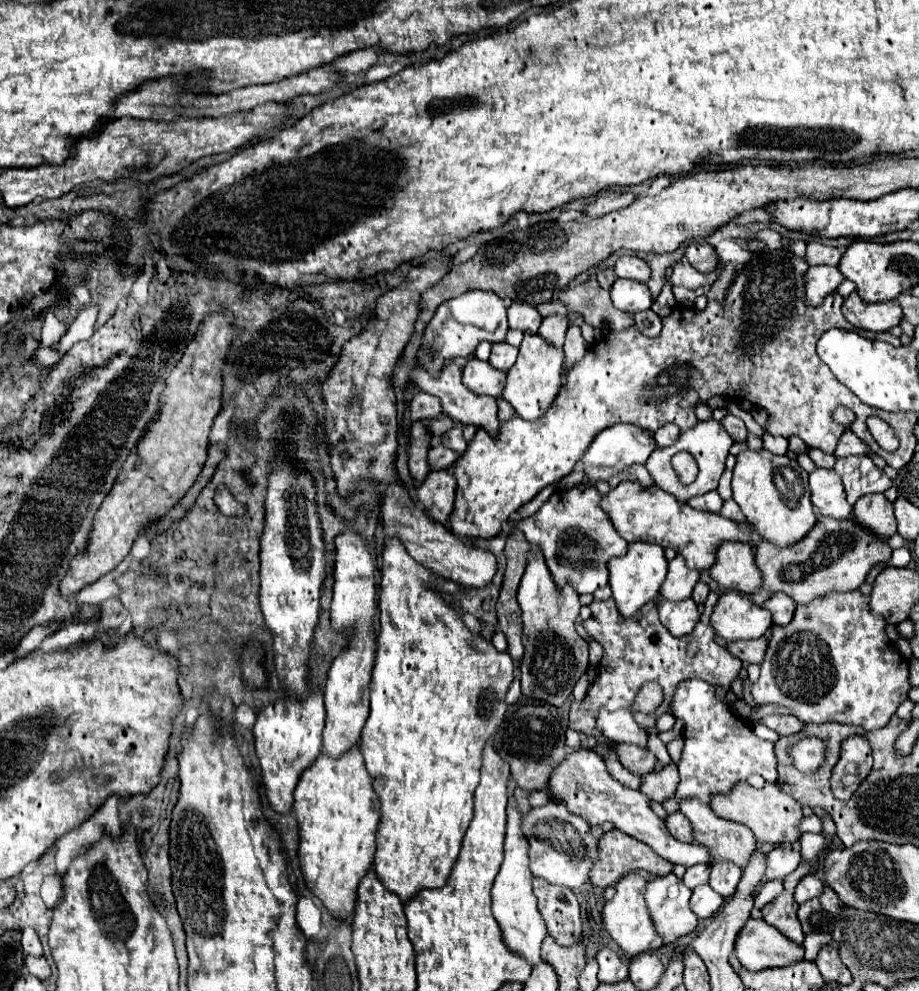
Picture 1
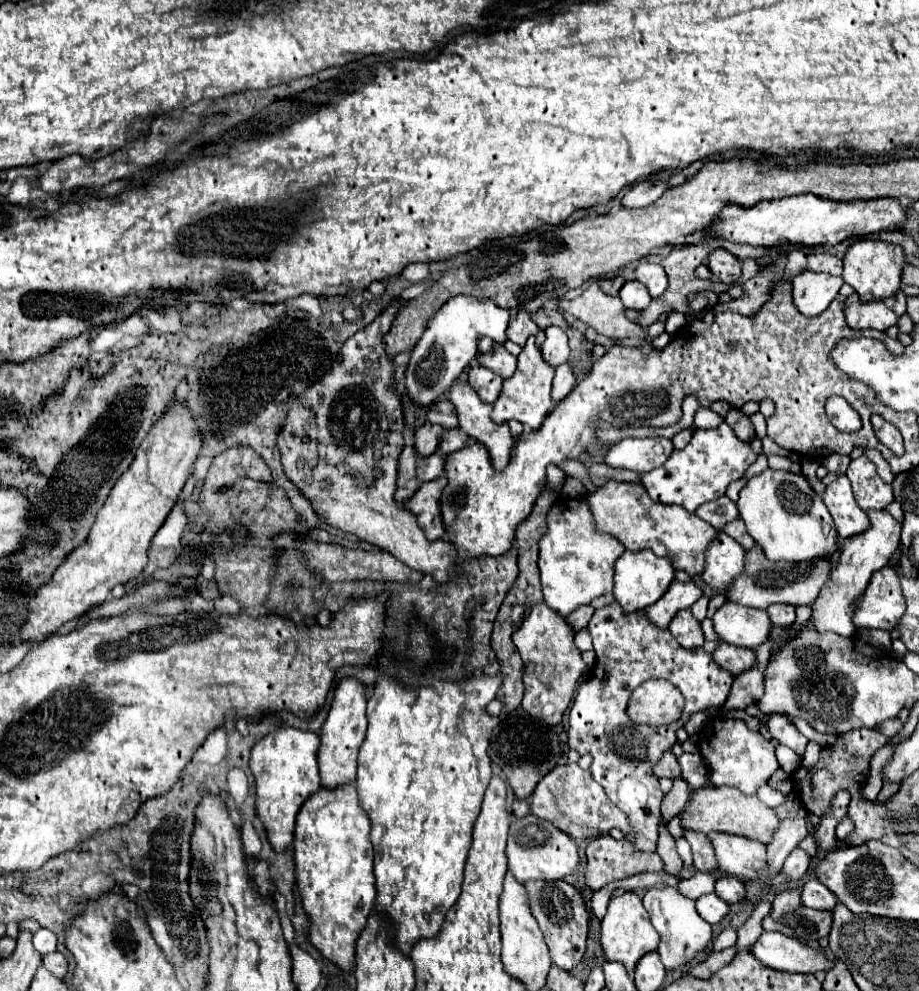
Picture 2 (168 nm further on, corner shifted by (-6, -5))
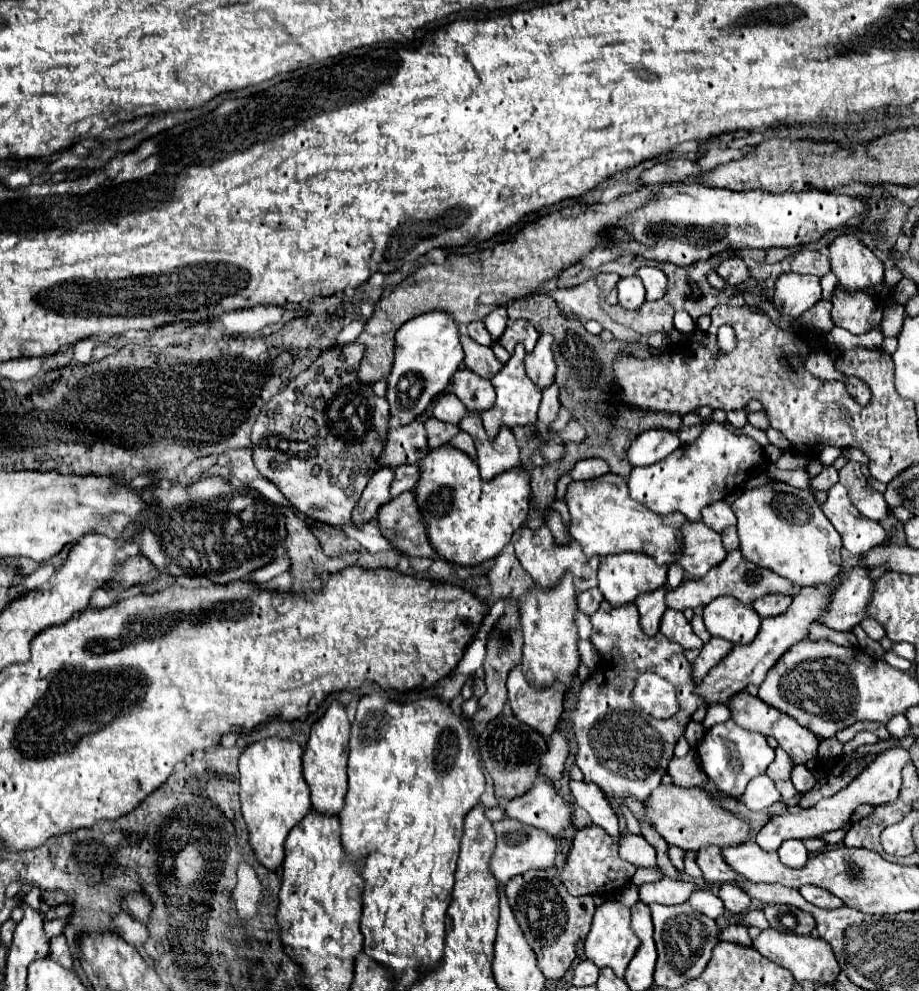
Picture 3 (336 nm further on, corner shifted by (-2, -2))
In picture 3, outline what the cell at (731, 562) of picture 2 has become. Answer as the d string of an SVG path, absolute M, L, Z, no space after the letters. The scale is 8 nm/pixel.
M702 521L686 523L682 535L684 535L684 551L680 565L694 579L704 577L710 569L720 565L728 555L722 545L720 533L712 531Z

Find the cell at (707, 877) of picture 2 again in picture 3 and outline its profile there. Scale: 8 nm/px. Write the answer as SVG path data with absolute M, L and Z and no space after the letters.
M664 877L654 883L640 885L640 901L644 903L664 903L664 905L678 905L688 901L688 897L698 891L700 885L694 881L684 879L670 879Z

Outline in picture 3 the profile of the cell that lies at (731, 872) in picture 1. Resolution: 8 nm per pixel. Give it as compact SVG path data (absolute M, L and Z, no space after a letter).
M724 883L718 891L718 897L722 899L724 907L730 911L730 913L746 913L748 911L748 905L750 905L750 897L746 895L746 891L742 887L738 887L736 883Z

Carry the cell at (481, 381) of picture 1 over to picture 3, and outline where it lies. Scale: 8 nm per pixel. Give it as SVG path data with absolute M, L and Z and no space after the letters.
M462 369L454 375L452 391L460 397L460 401L468 409L486 411L494 405L494 387L488 379L472 373L470 369Z

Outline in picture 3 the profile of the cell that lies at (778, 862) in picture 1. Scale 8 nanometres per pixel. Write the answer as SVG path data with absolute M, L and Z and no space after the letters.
M790 839L790 841L784 841L780 845L780 861L786 865L786 867L792 867L792 869L800 869L804 867L804 863L808 861L808 851L804 847L804 843L800 839Z

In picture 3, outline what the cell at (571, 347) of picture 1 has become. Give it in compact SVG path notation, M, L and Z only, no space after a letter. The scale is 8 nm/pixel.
M552 383L550 387L544 389L544 397L542 397L542 403L540 403L540 409L538 409L538 421L540 421L540 427L548 429L548 427L552 425L552 419L556 419L558 409L560 409L558 387L556 387L556 383Z

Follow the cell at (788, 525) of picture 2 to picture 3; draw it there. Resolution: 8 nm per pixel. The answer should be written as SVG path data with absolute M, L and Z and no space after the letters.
M772 481L744 491L732 511L738 517L740 551L760 567L768 567L798 587L830 583L842 567L842 541L832 523L822 513L812 491L796 489L782 481Z

